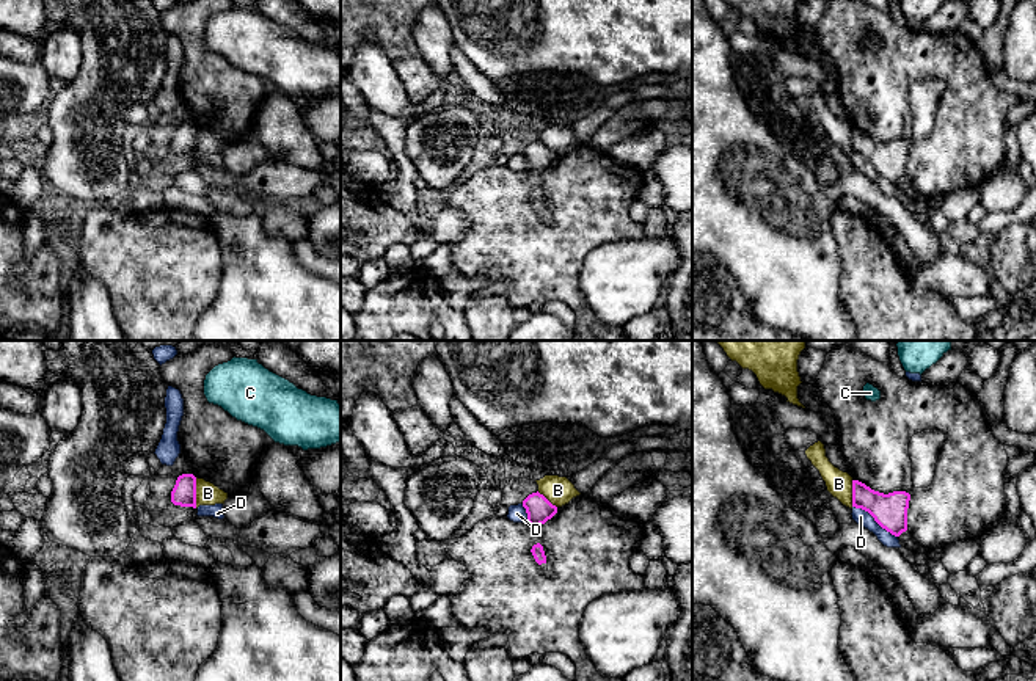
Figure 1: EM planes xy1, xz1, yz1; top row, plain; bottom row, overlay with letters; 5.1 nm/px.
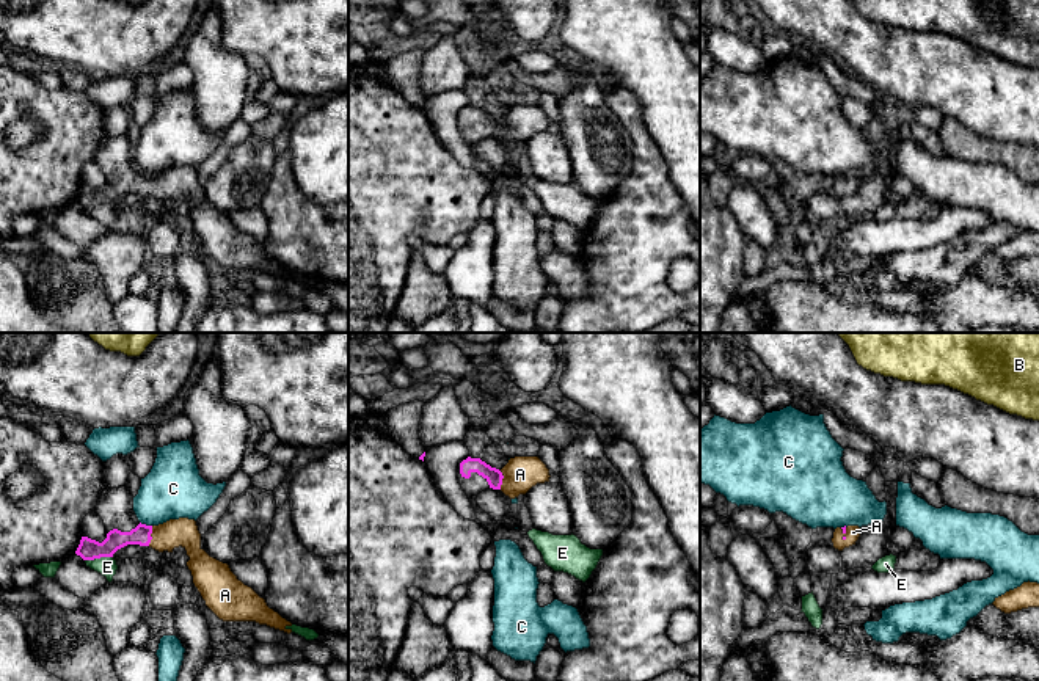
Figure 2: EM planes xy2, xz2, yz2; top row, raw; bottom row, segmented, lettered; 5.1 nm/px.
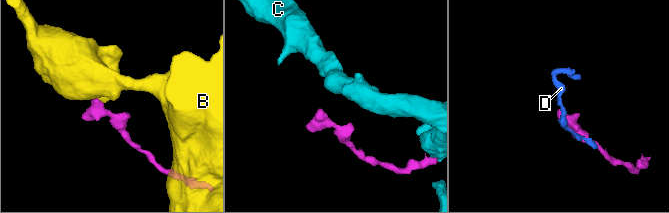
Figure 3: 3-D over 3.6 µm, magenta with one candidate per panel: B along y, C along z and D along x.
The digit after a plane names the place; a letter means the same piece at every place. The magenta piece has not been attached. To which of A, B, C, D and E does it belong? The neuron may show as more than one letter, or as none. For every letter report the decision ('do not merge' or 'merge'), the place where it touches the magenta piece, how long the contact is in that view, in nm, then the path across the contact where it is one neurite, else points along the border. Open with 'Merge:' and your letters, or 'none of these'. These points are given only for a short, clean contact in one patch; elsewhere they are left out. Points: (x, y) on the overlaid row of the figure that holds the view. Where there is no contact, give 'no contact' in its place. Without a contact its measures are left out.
Merge: A
A: merge | xy2 (149, 535) | 110 nm | across xy2 (115, 540), (149, 535), (184, 532)
B: do not merge | xy1 (195, 493) | 160 nm | along xy1 (195, 477), (196, 507)
C: do not merge | xy2 (145, 524) | 70 nm | along xy2 (140, 521), (151, 526)
D: do not merge | yz1 (875, 520) | 280 nm
E: do not merge | xy2 (98, 557) | 150 nm

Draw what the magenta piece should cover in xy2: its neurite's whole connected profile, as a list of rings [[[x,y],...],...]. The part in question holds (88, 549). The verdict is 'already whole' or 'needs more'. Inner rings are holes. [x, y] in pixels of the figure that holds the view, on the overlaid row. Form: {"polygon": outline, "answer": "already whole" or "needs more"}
{"polygon": [[[126,486],[105,488],[97,501],[96,513],[105,524],[107,538],[99,543],[82,537],[75,551],[83,560],[113,557],[127,546],[149,546],[159,552],[173,552],[182,546],[190,560],[193,584],[206,606],[223,621],[256,621],[270,628],[292,632],[292,623],[270,609],[251,587],[231,571],[228,563],[210,557],[201,548],[196,521],[188,518],[170,519],[159,526],[141,524],[133,512],[133,496]]], "answer": "needs more"}

